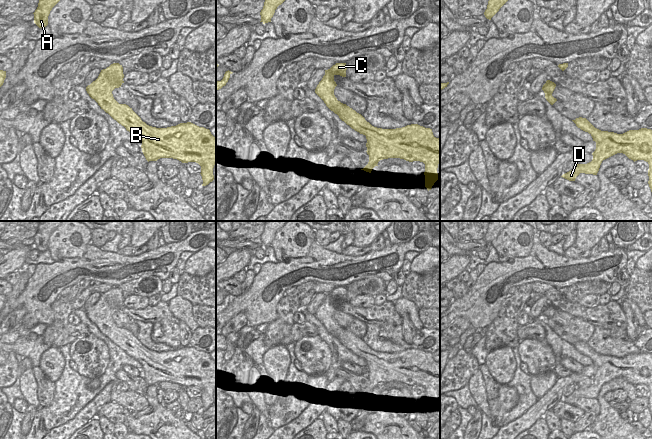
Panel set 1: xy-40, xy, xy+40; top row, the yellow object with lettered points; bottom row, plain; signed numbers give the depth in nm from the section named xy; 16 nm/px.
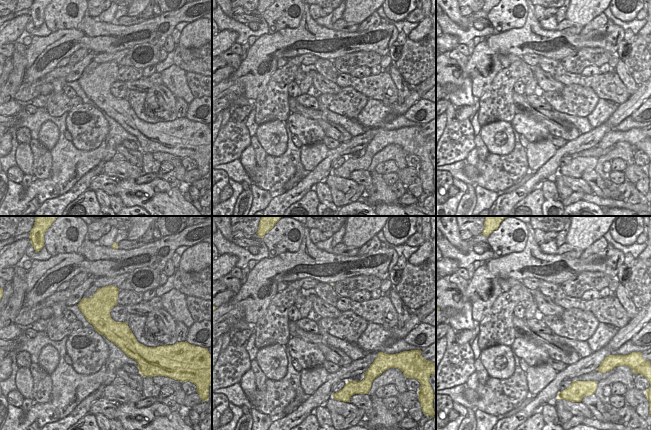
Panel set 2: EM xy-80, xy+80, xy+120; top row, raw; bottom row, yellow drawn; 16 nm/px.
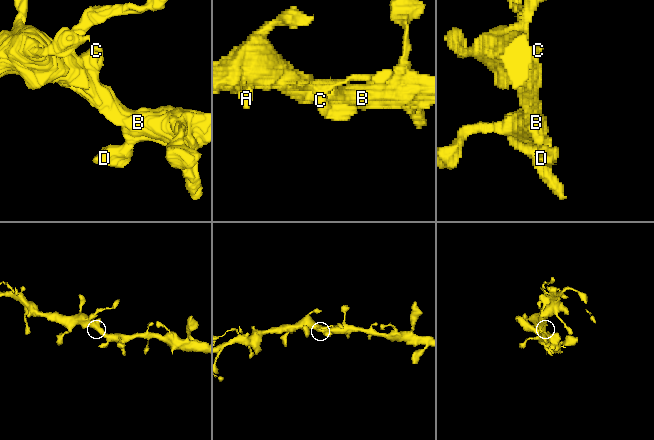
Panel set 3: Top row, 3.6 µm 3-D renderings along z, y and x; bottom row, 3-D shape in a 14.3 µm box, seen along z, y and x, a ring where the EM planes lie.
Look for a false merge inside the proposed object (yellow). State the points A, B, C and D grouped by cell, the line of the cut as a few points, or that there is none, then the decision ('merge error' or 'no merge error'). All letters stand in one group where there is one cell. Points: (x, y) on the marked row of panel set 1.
A B C D | no cut | no merge error

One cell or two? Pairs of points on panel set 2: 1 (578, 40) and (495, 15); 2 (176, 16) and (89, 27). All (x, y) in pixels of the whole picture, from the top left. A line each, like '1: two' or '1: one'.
1: two
2: one

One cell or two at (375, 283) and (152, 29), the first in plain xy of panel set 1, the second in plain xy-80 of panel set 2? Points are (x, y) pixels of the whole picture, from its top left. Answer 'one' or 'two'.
two

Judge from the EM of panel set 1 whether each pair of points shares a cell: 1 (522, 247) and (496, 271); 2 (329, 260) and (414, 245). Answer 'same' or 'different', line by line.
1: different
2: same

